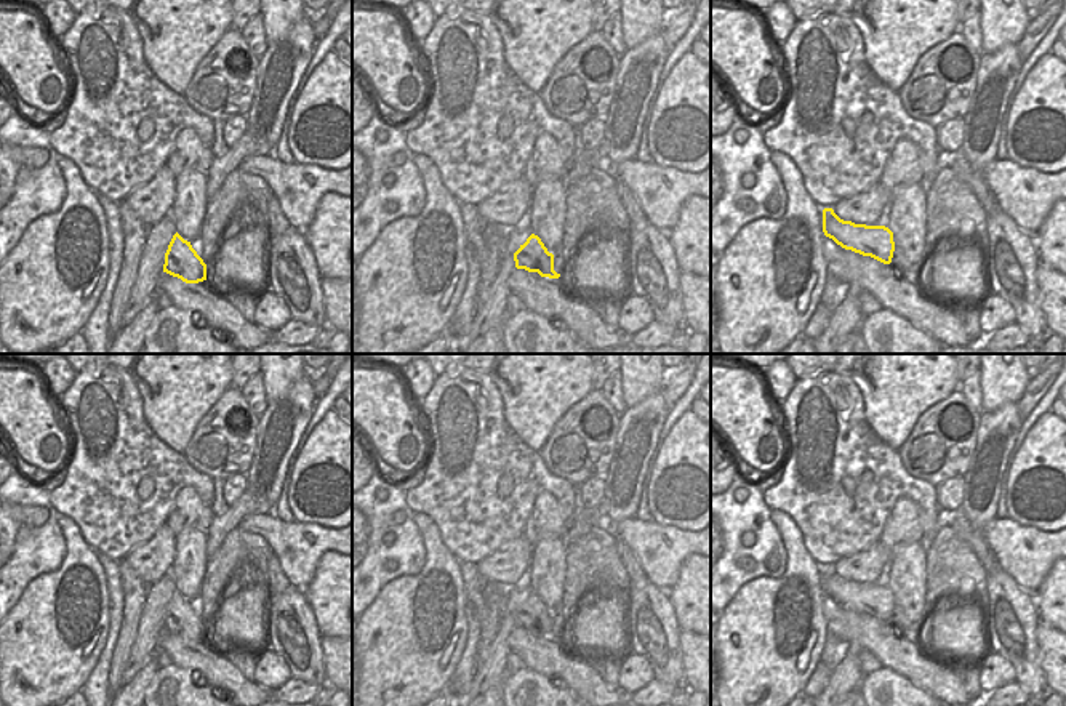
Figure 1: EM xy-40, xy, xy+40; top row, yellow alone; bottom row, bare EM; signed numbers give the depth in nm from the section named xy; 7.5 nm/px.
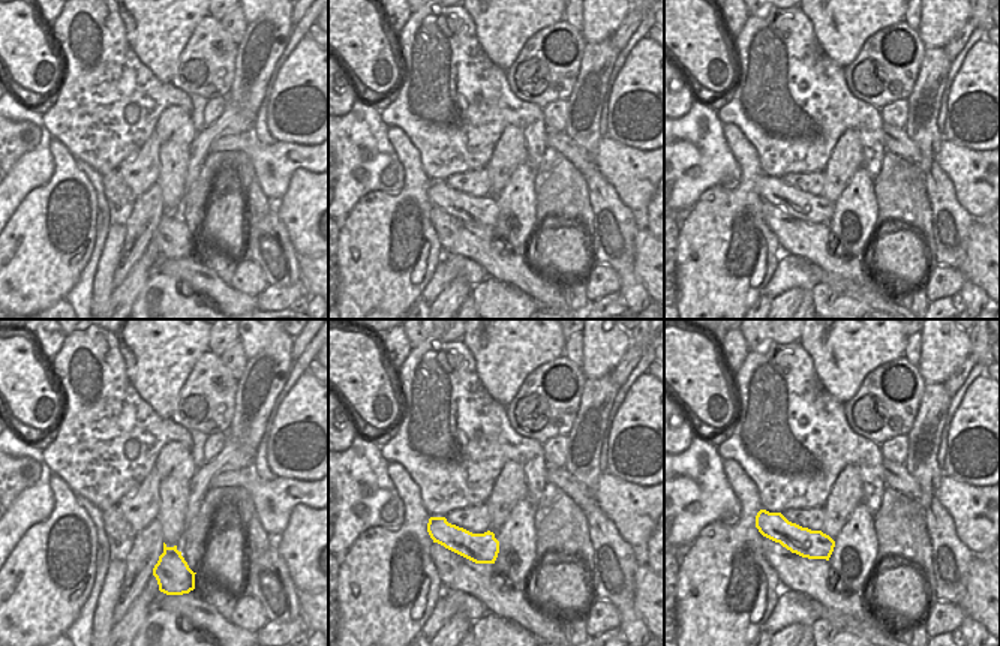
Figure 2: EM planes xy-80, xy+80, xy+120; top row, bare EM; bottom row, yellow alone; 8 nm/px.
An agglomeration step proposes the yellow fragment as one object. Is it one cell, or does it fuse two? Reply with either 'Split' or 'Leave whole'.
Leave whole.

